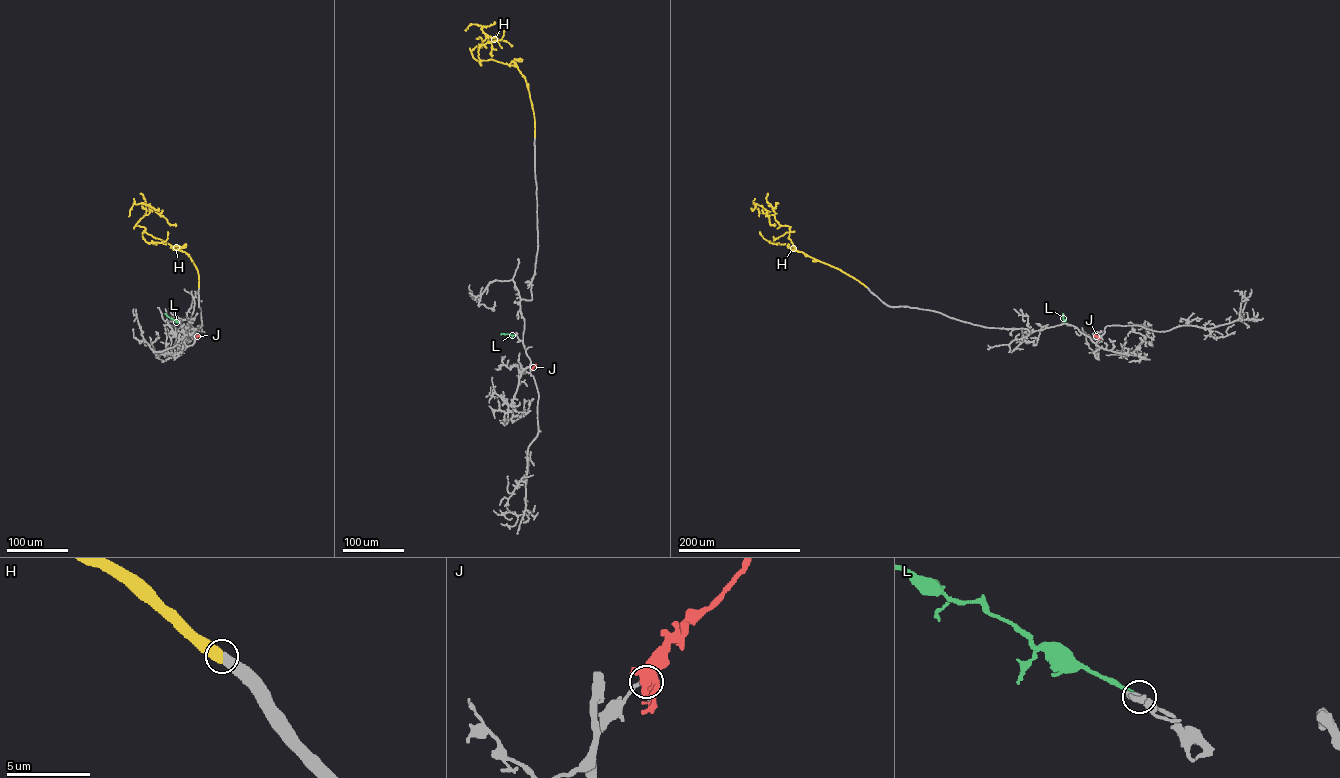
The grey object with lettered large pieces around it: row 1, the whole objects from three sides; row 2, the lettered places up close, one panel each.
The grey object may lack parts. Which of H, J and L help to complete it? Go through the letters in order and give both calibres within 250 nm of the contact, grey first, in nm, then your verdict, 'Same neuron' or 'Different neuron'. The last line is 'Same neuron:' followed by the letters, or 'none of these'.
H: Thickness 550 nm (grey) against 600 nm. Same neuron
J: Thickness 240 nm (grey) against 320 nm. Different neuron
L: Thickness 200 nm (grey) against 200 nm. Same neuron
Same neuron: H, L

